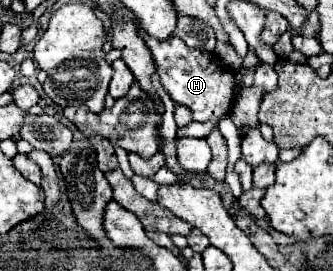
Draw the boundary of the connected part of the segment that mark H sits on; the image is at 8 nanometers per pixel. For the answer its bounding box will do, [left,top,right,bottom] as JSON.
[139,30,237,128]

